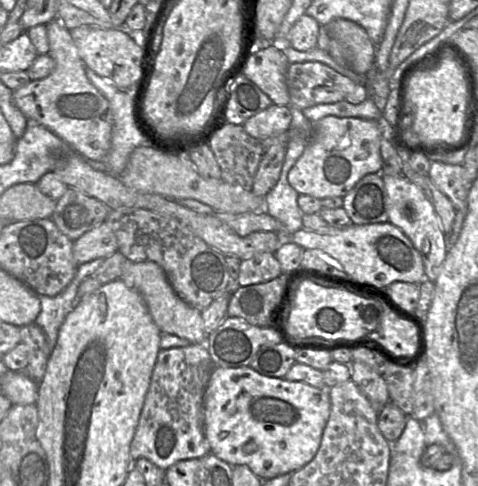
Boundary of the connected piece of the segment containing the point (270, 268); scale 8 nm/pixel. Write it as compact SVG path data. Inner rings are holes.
M258 253L241 260L237 281L239 286L245 287L268 282L281 274L282 269L274 253Z

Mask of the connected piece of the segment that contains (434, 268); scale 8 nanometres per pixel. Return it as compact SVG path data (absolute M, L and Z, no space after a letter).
M382 175L388 196L389 222L399 228L420 253L425 278L435 282L438 272L447 254L446 234L443 232L434 207L423 191L403 175Z

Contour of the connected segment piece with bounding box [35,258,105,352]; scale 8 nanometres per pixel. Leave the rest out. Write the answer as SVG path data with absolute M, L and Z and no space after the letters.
M97 258L78 266L72 281L56 296L38 295L41 311L35 323L43 330L52 352L58 337L59 328L77 304L78 288L82 281L93 274L105 258Z

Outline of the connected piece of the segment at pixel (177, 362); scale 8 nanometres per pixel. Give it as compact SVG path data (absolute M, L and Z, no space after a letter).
M190 344L159 351L130 444L133 461L145 458L167 470L181 460L200 458L210 453L203 429L203 395L214 367L205 344Z

